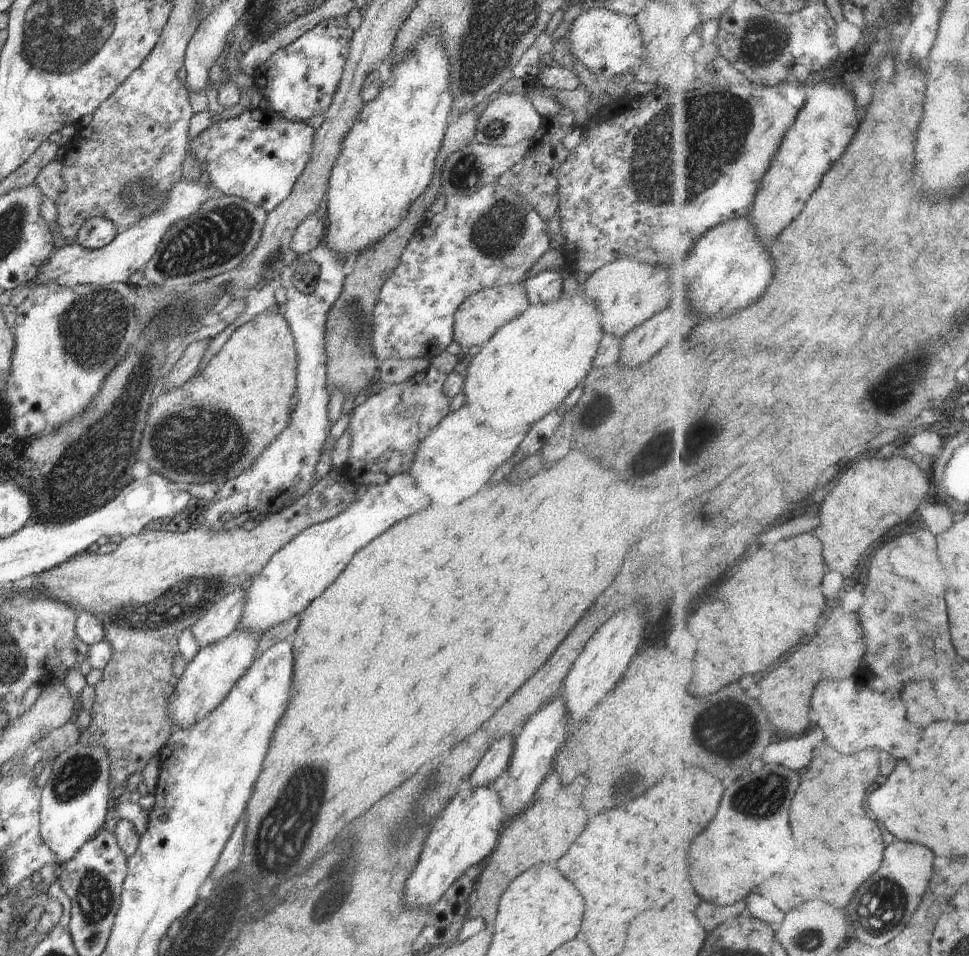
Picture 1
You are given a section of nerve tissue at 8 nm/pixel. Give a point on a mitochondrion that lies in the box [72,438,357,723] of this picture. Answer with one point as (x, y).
(187, 598)

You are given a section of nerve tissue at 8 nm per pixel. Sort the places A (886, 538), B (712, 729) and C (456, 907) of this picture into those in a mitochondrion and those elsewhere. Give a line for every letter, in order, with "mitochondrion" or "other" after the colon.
A: other
B: mitochondrion
C: other

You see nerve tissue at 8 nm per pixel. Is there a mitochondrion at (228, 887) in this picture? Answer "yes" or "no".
yes

